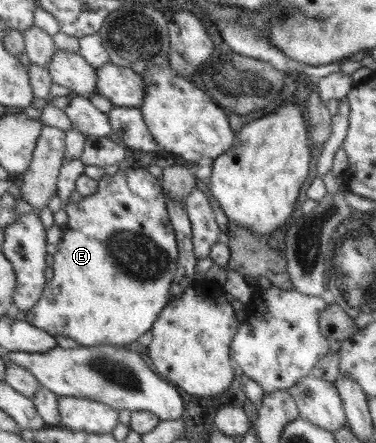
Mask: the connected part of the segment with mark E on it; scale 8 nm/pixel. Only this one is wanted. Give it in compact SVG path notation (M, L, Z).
M128 167L113 175L104 174L96 191L64 207L68 215L63 235L53 255L53 277L46 282L40 300L26 311L28 323L50 335L66 335L83 346L126 346L146 333L170 303L170 282L177 264L177 241L163 195L163 187L147 169Z

